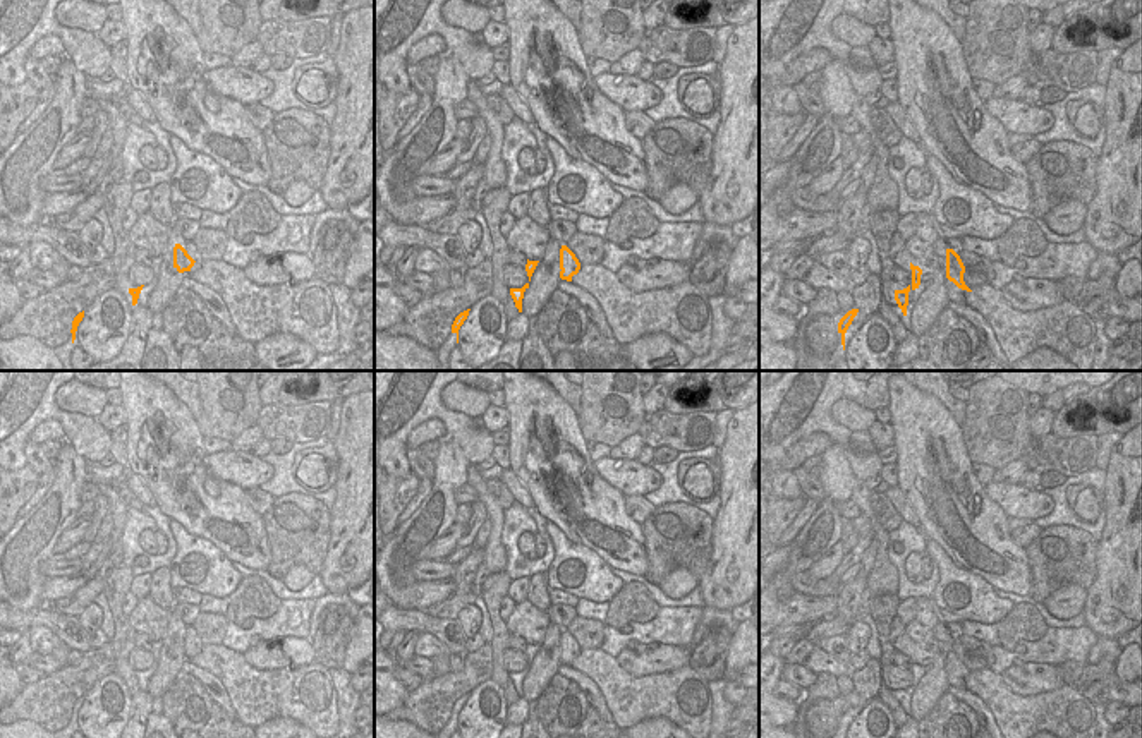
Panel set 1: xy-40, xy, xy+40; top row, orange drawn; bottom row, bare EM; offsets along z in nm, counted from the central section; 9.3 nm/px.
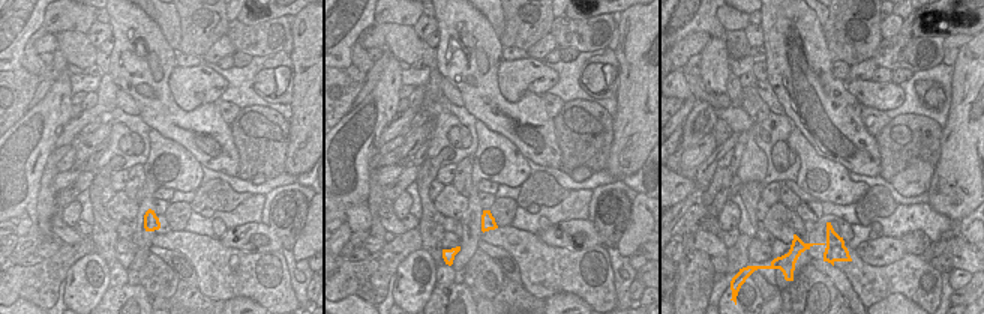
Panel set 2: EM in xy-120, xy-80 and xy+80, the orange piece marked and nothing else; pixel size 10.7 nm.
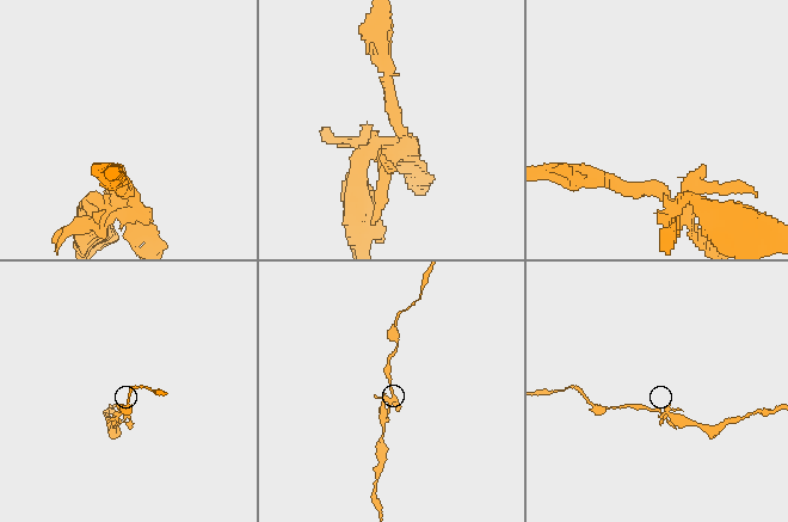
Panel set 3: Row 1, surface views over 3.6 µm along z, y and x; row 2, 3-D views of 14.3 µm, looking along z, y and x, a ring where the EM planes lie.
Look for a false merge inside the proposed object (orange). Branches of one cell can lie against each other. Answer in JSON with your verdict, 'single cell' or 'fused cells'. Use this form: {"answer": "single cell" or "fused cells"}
{"answer": "fused cells"}

